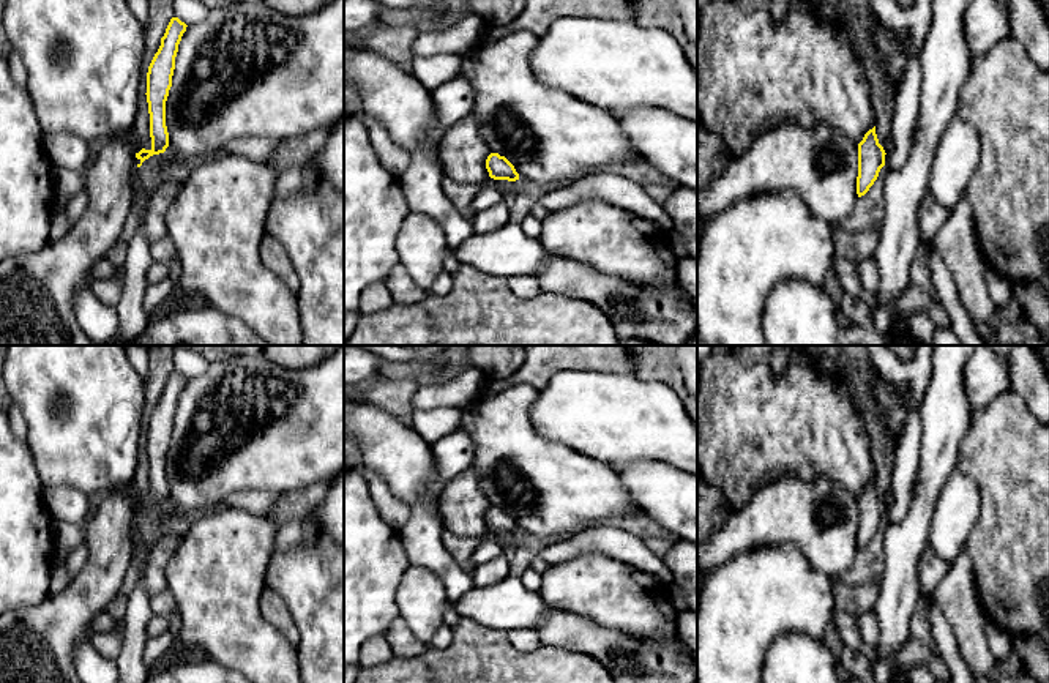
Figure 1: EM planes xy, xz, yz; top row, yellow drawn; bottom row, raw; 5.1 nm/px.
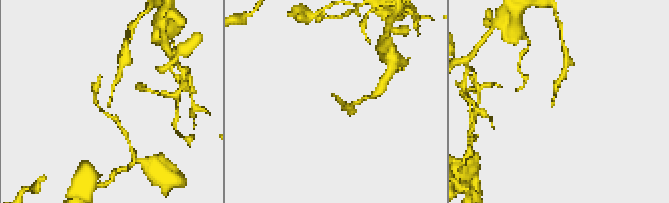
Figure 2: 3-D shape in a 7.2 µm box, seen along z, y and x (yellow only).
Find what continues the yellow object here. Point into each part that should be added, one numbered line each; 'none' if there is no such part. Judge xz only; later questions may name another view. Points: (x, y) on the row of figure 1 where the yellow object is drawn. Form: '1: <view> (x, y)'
none

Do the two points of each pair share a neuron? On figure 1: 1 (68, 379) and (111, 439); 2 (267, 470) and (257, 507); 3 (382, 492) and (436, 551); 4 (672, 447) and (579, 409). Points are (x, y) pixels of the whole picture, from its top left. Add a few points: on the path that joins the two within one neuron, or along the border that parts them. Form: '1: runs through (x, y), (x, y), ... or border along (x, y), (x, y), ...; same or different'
1: runs through (79, 393), (82, 406), (100, 425); same
2: border along (279, 494), (262, 489), (238, 489), (226, 499); different
3: border along (412, 508), (410, 518), (398, 529); different
4: runs through (649, 423), (645, 420), (622, 420), (603, 415); same

